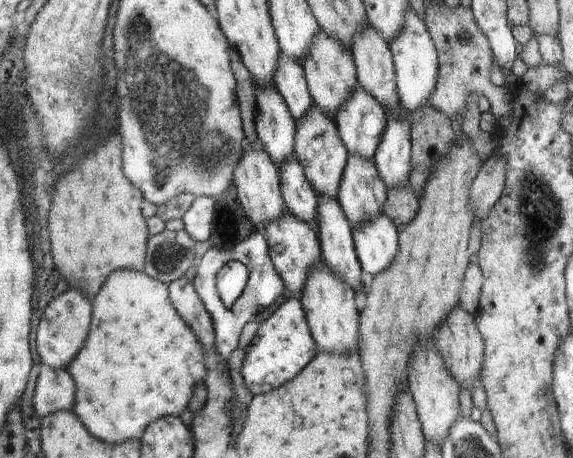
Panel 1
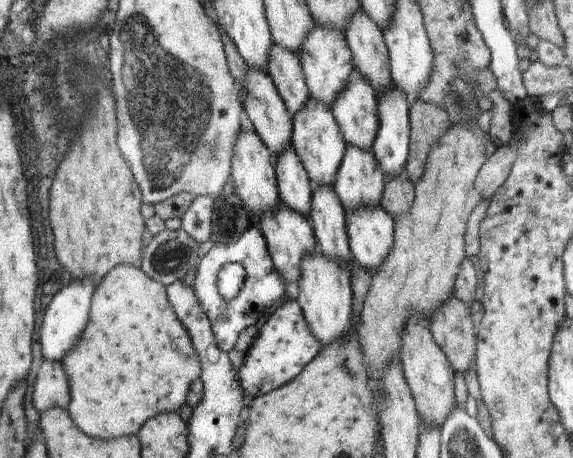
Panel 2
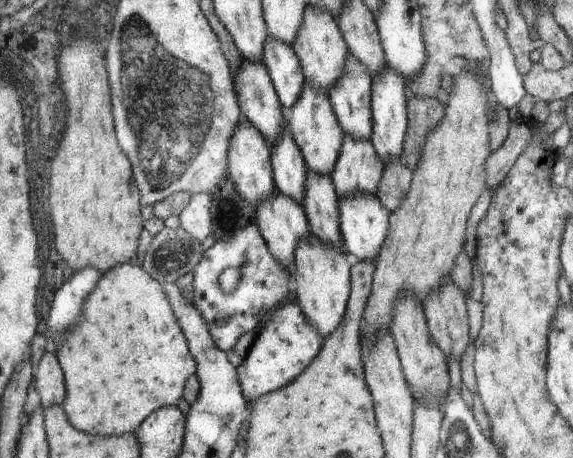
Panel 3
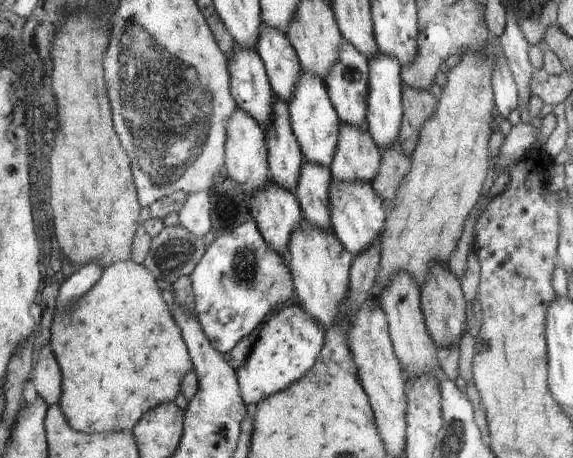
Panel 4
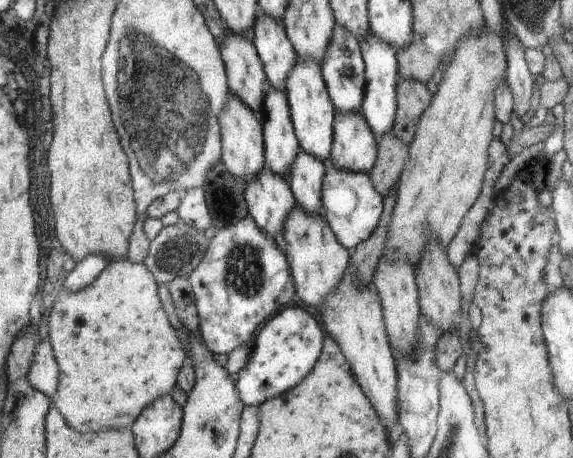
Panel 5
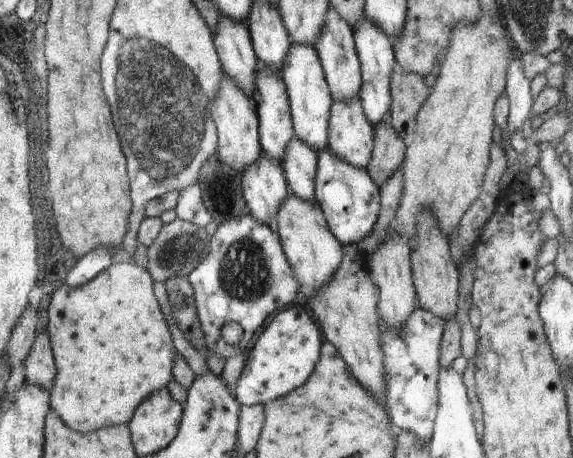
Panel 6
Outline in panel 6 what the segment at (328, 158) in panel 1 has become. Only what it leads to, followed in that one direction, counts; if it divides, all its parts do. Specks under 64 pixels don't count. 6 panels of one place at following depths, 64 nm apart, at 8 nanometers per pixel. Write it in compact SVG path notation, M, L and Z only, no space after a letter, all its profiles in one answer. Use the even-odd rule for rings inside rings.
M291 42L281 76L287 86L287 95L290 97L291 121L295 136L315 152L324 150L328 146L328 122L334 98L331 96L330 85L324 76L322 61L315 46Z

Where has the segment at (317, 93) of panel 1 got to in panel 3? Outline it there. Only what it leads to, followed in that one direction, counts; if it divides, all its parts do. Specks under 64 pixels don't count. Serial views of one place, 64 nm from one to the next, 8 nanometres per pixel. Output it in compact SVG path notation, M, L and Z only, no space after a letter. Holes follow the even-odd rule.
M309 5L304 10L300 30L298 30L296 38L292 40L292 48L298 55L304 73L305 84L326 93L342 76L344 66L347 64L348 52L350 51L347 47L347 41L344 40L338 20L330 12L326 12L322 8L312 8Z

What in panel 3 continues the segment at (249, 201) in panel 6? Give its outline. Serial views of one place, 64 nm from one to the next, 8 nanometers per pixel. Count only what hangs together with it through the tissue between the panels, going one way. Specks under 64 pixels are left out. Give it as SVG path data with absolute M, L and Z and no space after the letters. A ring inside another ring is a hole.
M278 190L255 207L254 222L259 224L260 232L280 266L291 267L296 246L310 234L306 217L301 204Z

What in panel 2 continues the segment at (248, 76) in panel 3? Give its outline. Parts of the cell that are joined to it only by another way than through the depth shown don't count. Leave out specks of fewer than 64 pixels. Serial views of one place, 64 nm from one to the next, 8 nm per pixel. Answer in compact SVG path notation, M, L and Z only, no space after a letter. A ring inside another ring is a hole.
M248 67L244 90L246 90L246 98L244 98L243 111L254 125L254 131L277 156L292 145L292 119L287 111L287 105L284 104L283 97L280 96L279 89L276 88L271 75L264 70L254 70L254 68Z

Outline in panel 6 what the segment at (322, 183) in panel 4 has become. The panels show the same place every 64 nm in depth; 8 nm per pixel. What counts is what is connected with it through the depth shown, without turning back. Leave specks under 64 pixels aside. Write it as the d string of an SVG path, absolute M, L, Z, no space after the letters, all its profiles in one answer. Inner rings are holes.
M294 136L281 163L292 194L313 203L316 170L318 170L316 158L315 151L304 142L300 142L298 136Z

